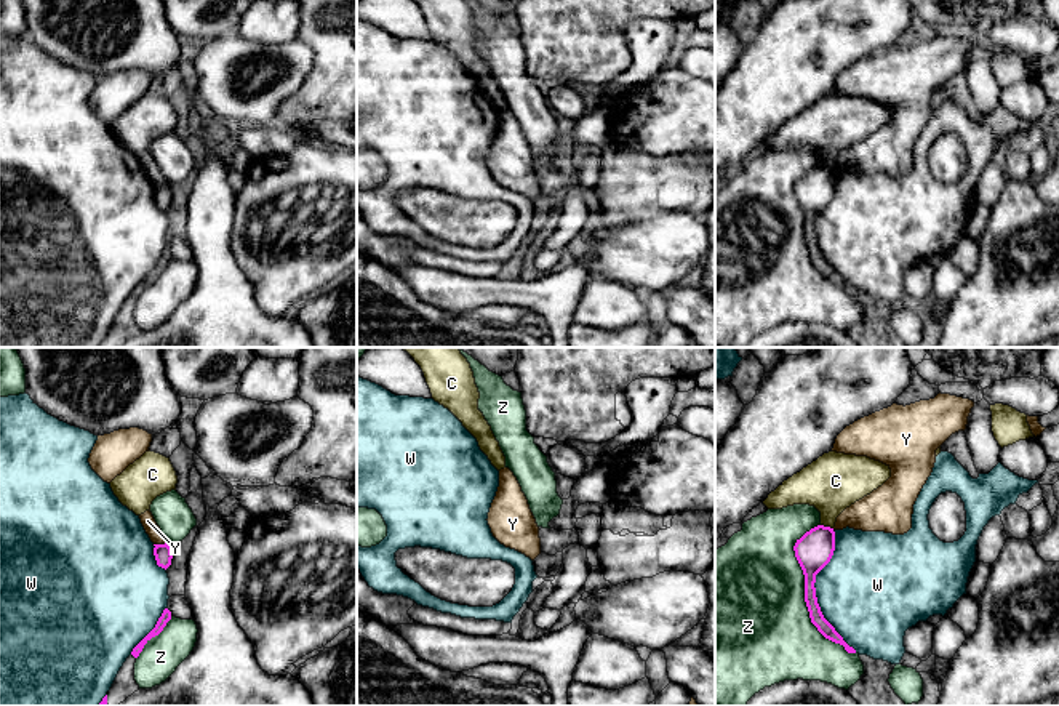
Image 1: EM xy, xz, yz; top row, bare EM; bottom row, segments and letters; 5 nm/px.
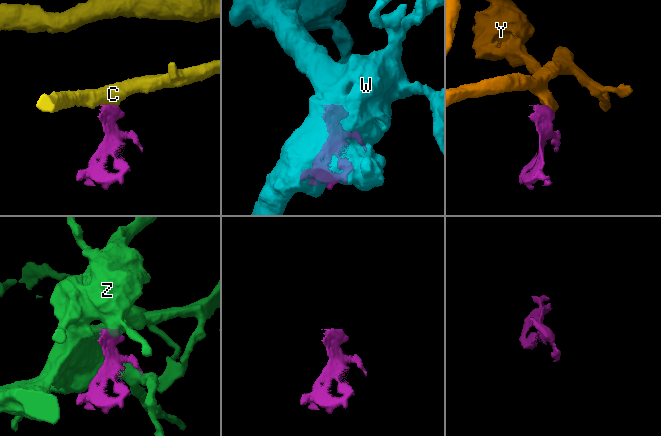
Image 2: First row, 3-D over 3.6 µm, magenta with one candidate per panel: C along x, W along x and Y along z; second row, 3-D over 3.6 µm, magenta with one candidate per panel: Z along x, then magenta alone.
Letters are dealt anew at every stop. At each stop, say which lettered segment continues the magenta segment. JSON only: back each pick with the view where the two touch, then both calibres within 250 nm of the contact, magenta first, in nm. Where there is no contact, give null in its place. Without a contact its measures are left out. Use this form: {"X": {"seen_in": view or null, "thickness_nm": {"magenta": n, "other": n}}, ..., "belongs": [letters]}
{"belongs": []}

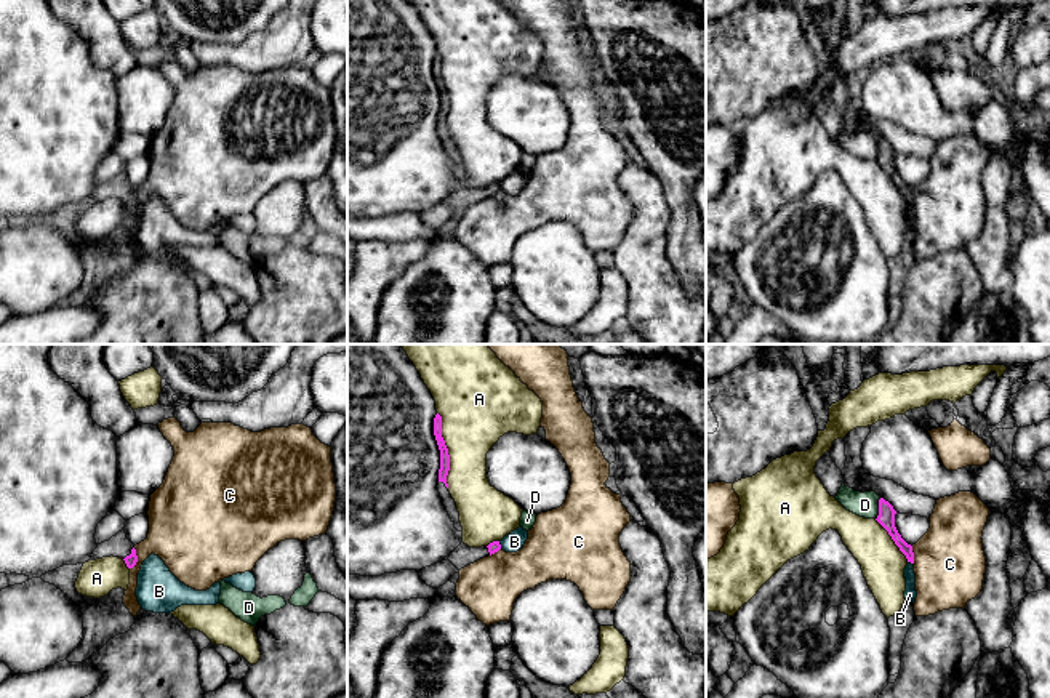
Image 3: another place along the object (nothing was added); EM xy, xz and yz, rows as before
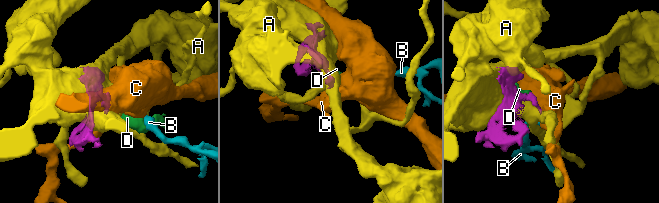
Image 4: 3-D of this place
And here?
{"D": {"seen_in": "yz", "thickness_nm": {"magenta": 90, "other": 130}}, "belongs": ["D"]}

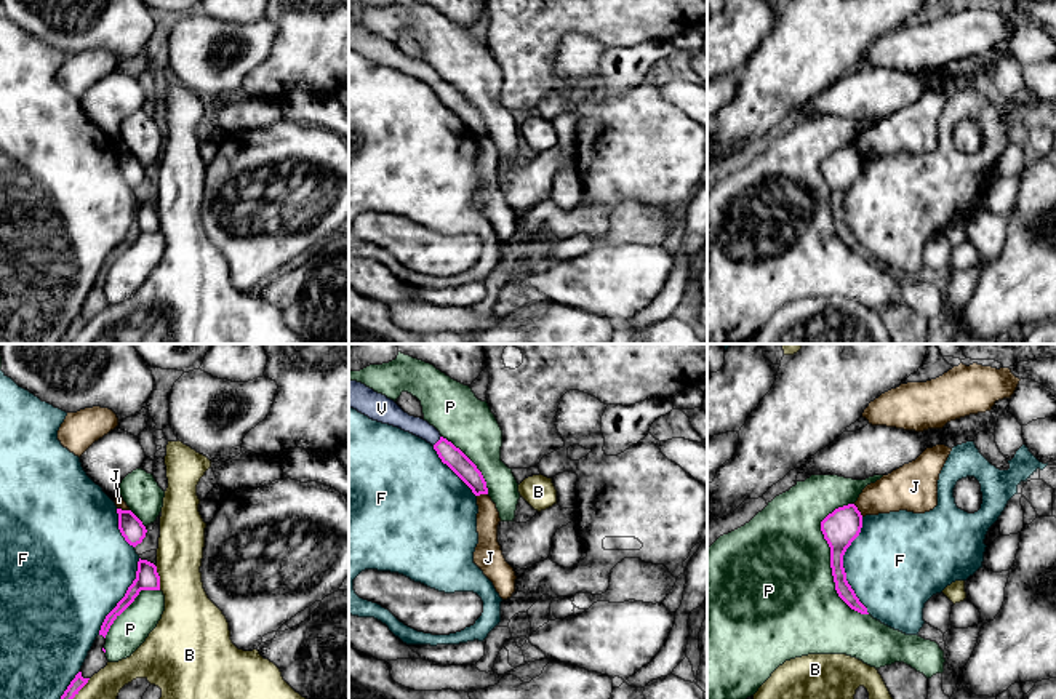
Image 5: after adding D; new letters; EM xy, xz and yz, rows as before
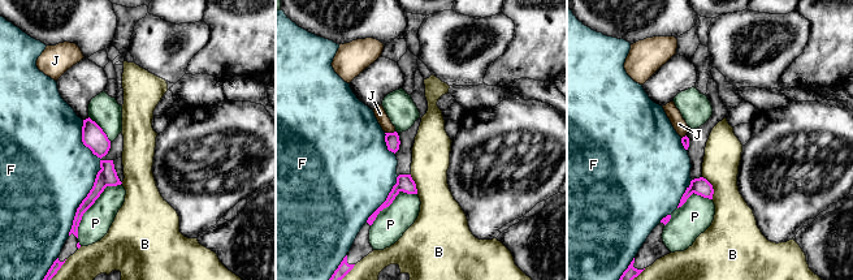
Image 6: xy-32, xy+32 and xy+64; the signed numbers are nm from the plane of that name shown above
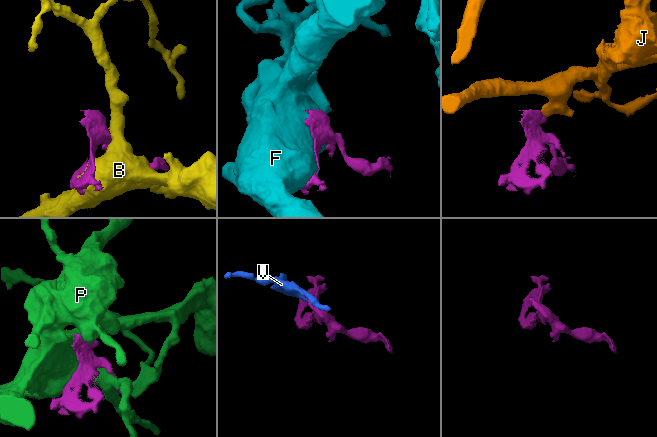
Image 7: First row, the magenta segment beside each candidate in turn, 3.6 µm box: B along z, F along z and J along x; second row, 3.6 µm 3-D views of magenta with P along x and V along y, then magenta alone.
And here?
{"V": {"seen_in": "xz", "thickness_nm": {"magenta": 100, "other": 100}}, "belongs": ["V"]}

